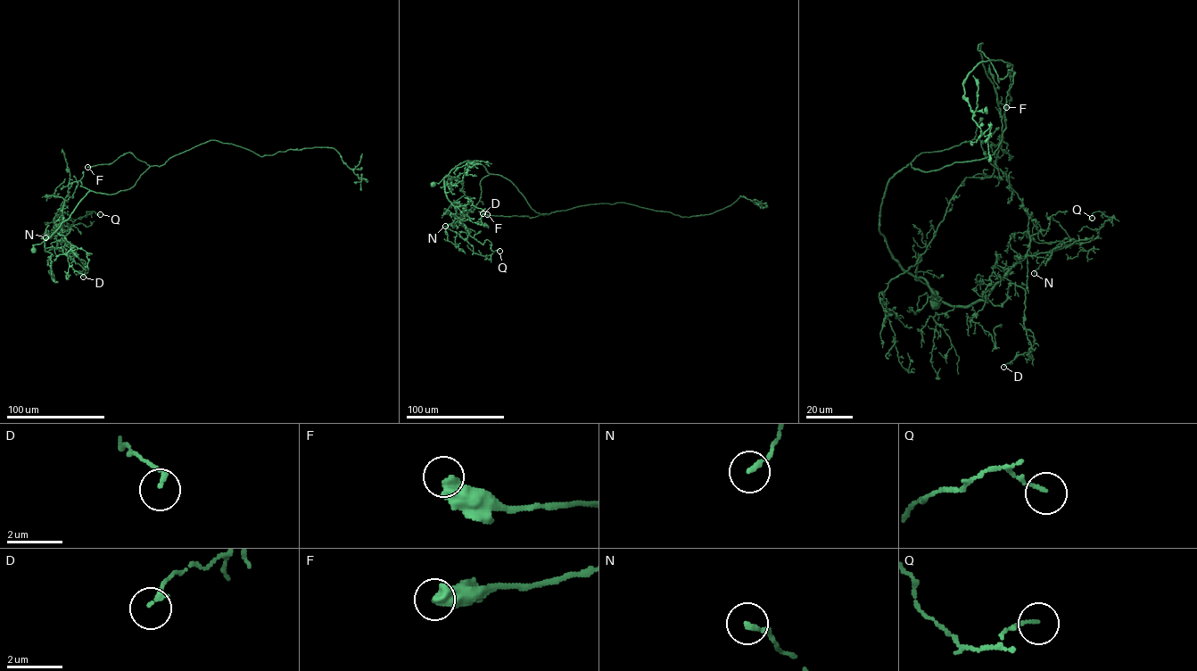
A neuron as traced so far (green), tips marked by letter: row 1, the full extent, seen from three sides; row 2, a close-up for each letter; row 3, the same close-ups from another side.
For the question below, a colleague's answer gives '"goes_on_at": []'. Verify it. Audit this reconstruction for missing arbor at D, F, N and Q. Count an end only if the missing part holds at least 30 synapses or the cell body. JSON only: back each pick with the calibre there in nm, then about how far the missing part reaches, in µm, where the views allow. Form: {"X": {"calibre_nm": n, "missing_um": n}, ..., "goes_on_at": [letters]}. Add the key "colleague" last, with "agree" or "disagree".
{"goes_on_at": [], "colleague": "agree"}

